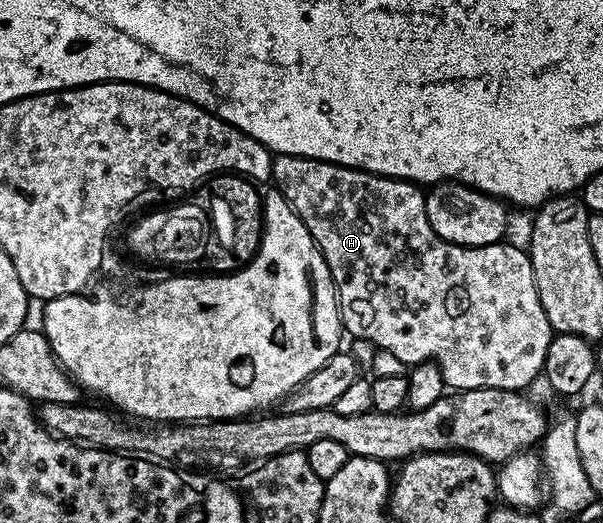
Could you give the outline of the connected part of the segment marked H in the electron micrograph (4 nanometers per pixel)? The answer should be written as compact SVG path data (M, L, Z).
M283 153L275 156L272 161L272 170L274 169L274 181L272 181L273 188L277 189L279 194L292 207L299 219L304 223L304 227L308 227L308 231L312 235L312 239L318 244L318 250L324 255L324 263L328 263L328 271L334 280L334 292L338 294L338 311L342 314L342 328L347 334L350 333L354 337L359 337L362 341L367 341L370 345L375 345L378 349L383 349L386 353L391 353L398 361L403 361L406 367L413 367L419 365L425 357L438 364L441 369L442 378L445 379L447 388L451 390L462 392L464 390L476 389L500 389L512 390L514 392L525 390L537 376L542 373L544 359L547 357L548 347L551 345L551 339L554 336L551 324L548 323L548 317L544 314L544 309L540 305L539 293L535 287L535 275L529 266L526 266L526 253L522 250L512 246L506 245L505 242L498 242L496 244L488 244L479 249L469 249L466 245L453 245L444 239L440 239L440 235L436 235L436 231L432 231L432 227L428 223L428 215L426 214L426 198L423 190L419 188L413 181L400 181L396 177L379 177L377 173L367 173L365 169L350 169L347 165L333 165L330 161L317 161L311 157L297 157L296 155L288 155Z

